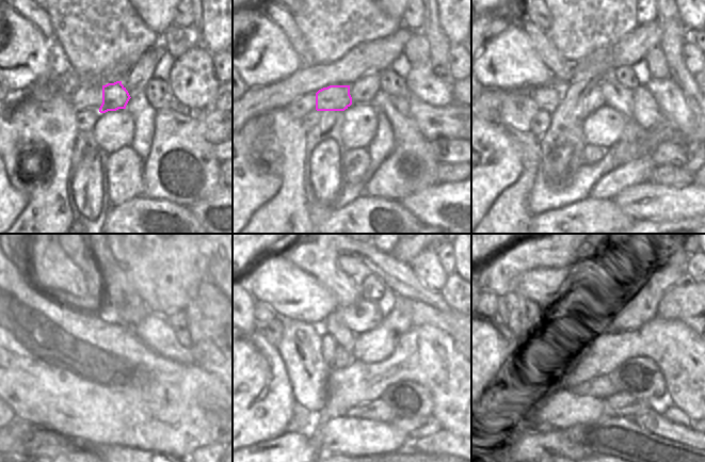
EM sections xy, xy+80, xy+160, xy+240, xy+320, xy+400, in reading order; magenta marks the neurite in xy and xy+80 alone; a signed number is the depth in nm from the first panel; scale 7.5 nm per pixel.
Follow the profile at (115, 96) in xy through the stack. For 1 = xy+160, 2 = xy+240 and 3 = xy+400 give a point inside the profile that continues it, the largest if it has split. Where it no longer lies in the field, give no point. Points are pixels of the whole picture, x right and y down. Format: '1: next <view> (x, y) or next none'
1: next xy+160 (547, 97)
2: next xy+240 (55, 332)
3: next xy+400 (493, 300)

